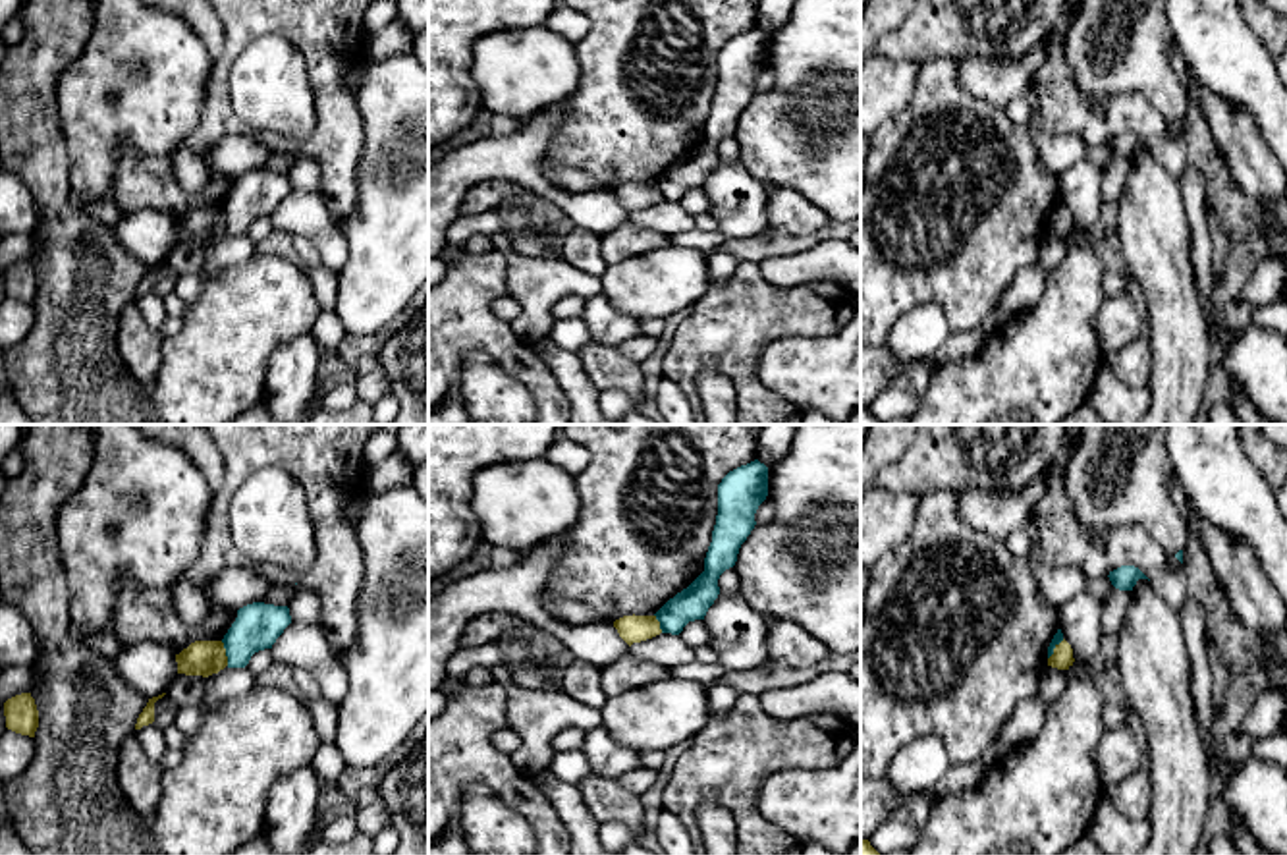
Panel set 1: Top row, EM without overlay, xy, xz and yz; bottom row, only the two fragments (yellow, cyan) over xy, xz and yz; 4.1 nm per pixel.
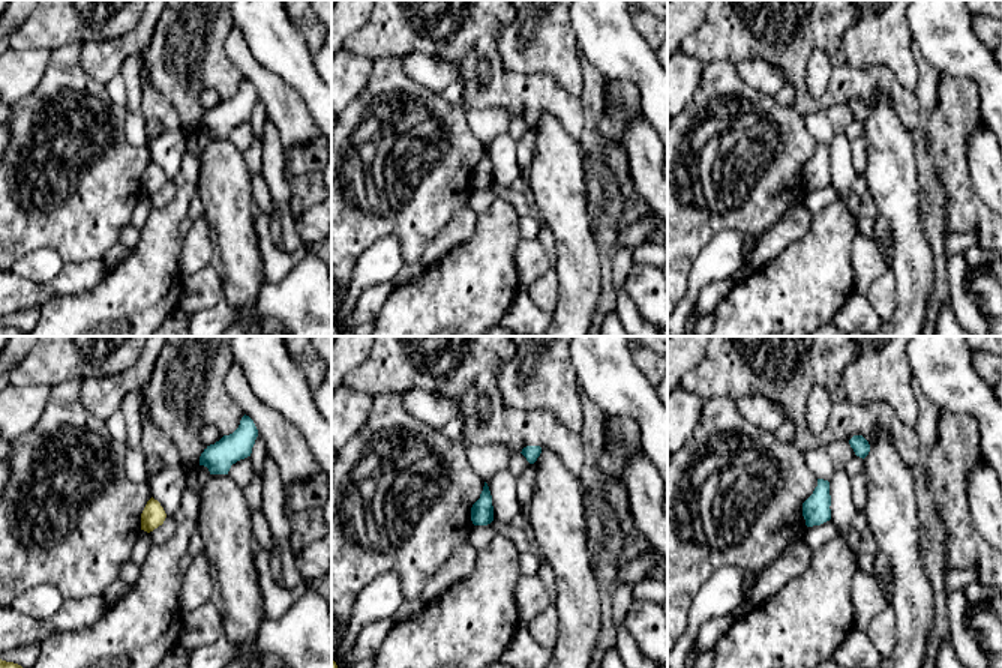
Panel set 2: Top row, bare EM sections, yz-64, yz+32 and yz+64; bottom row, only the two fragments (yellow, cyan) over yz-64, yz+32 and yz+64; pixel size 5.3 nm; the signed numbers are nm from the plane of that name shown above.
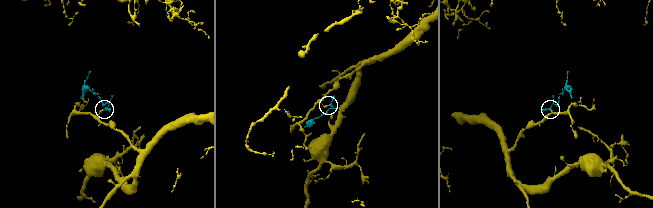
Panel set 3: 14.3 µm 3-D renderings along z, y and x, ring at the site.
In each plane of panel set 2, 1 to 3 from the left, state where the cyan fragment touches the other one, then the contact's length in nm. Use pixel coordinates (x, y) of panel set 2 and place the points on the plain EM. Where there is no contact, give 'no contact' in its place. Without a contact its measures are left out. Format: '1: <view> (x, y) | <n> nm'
1: no contact
2: no contact
3: no contact

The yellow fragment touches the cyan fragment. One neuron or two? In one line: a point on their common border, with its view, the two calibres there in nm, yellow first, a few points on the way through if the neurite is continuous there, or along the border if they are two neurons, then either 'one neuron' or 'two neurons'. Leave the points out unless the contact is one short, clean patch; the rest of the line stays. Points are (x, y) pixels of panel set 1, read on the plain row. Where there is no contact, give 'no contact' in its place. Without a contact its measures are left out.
meets yellow in xy at (224, 220); 140 nm thick on the yellow side, 190 nm on the other; border along xy (220, 209), (228, 232); two neurons

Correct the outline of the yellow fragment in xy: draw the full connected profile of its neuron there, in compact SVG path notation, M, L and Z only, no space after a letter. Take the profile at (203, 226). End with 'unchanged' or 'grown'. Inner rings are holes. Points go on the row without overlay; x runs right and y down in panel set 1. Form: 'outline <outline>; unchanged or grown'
outline M195 208L176 222L178 241L208 245L228 234L222 208Z; unchanged

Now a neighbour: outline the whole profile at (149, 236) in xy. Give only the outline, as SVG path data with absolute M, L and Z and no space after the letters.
M125 212L110 230L118 243L147 266L166 261L178 243L176 222L156 212Z

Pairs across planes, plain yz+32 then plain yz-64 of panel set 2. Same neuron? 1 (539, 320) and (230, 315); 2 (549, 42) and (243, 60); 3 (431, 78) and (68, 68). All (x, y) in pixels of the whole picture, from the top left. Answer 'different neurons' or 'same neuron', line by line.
1: same neuron
2: different neurons
3: different neurons

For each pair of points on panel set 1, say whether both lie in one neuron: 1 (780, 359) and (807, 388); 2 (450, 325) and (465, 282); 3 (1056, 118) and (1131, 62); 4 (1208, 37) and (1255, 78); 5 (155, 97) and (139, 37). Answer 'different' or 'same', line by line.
1: same
2: same
3: different
4: same
5: same

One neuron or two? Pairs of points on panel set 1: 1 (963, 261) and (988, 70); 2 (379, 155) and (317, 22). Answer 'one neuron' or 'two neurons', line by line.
1: two neurons
2: two neurons

